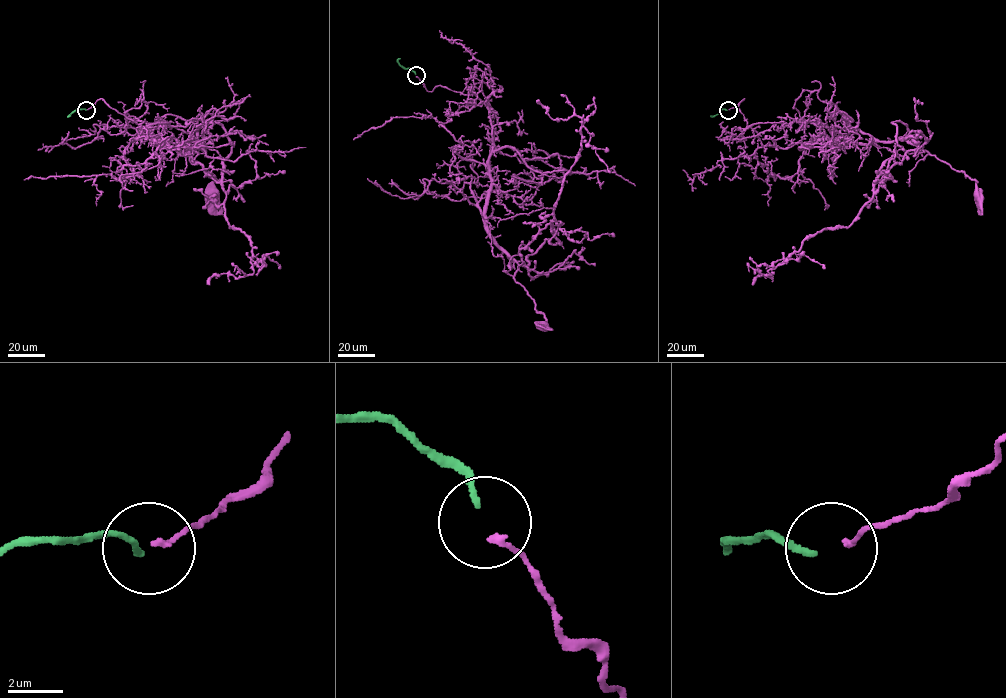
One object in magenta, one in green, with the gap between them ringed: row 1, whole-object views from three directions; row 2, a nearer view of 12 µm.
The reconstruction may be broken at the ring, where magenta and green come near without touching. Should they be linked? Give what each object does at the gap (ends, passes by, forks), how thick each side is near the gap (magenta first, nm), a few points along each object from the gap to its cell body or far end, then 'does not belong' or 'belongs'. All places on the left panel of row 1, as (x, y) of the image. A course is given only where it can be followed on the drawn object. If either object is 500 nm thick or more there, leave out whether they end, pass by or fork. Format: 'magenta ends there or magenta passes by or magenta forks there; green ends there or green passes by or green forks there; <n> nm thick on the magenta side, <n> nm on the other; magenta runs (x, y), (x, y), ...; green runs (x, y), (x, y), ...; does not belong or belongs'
magenta ends there; green ends there; 240 nm thick on the magenta side, 220 nm on the other; magenta runs (87, 109), (101, 98), (144, 128), (170, 121), (155, 144), (187, 144), (216, 179), (212, 195); green runs (86, 110), (75, 110), (70, 115); does not belong

